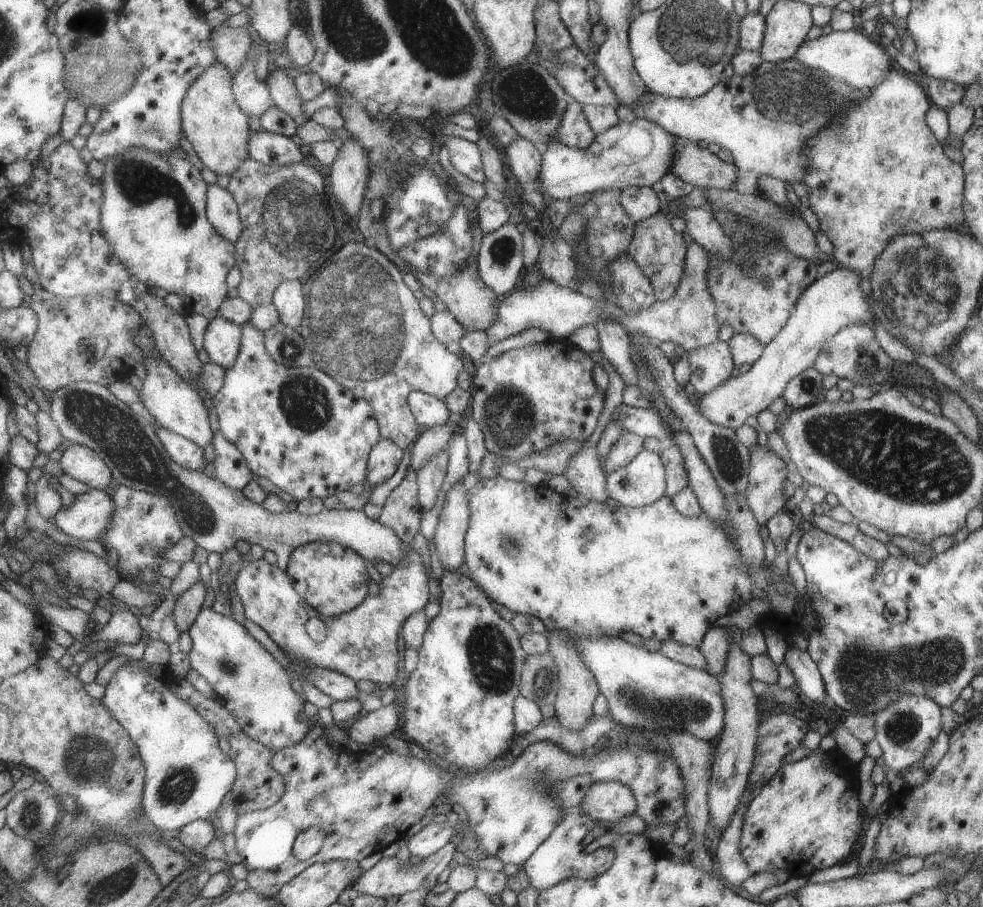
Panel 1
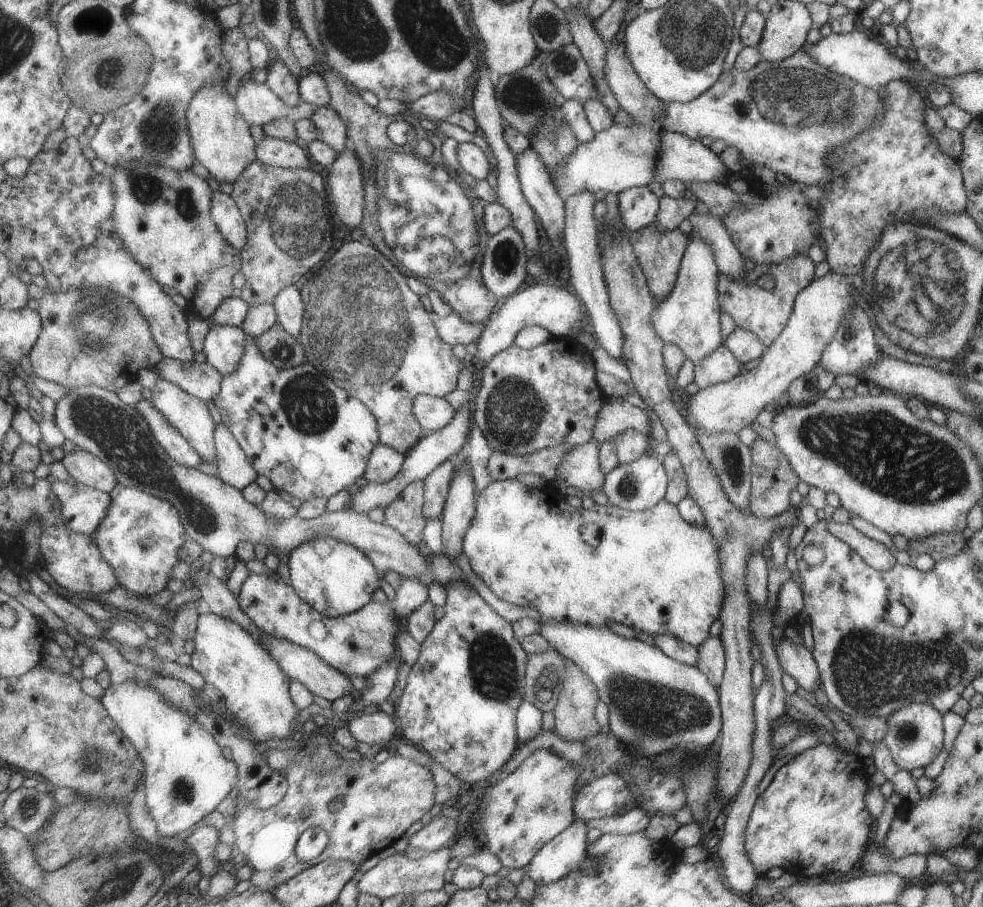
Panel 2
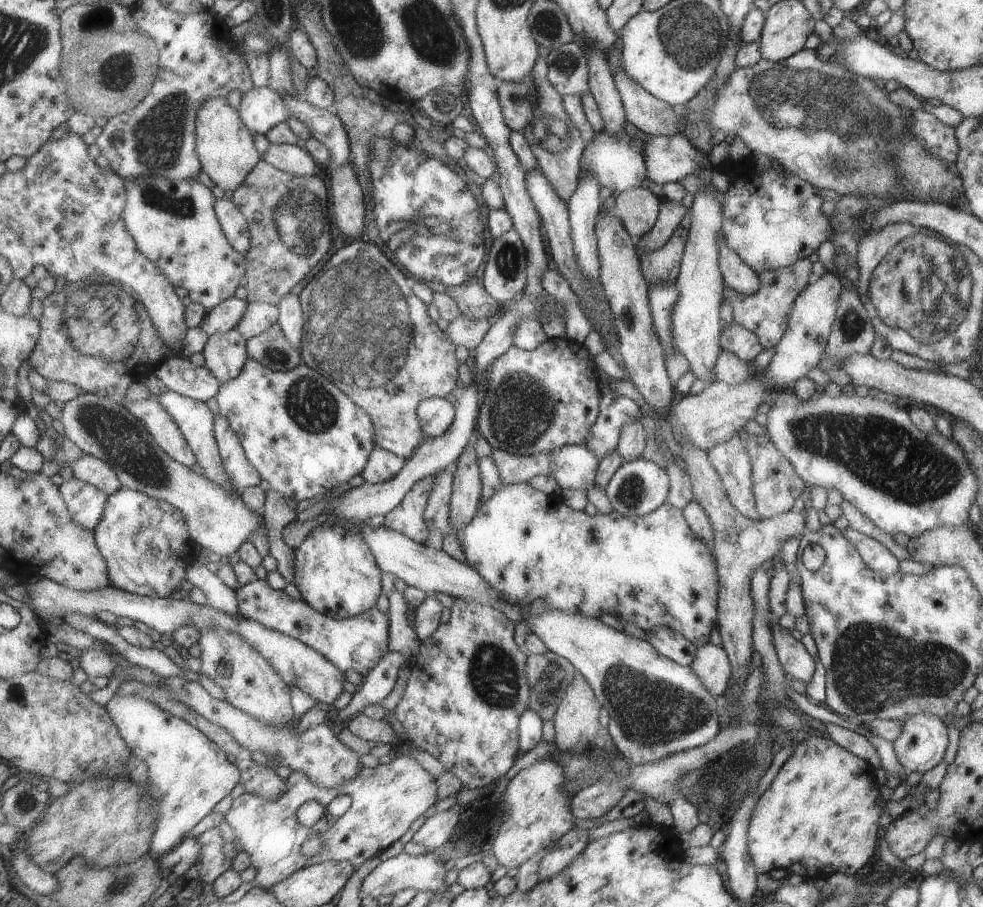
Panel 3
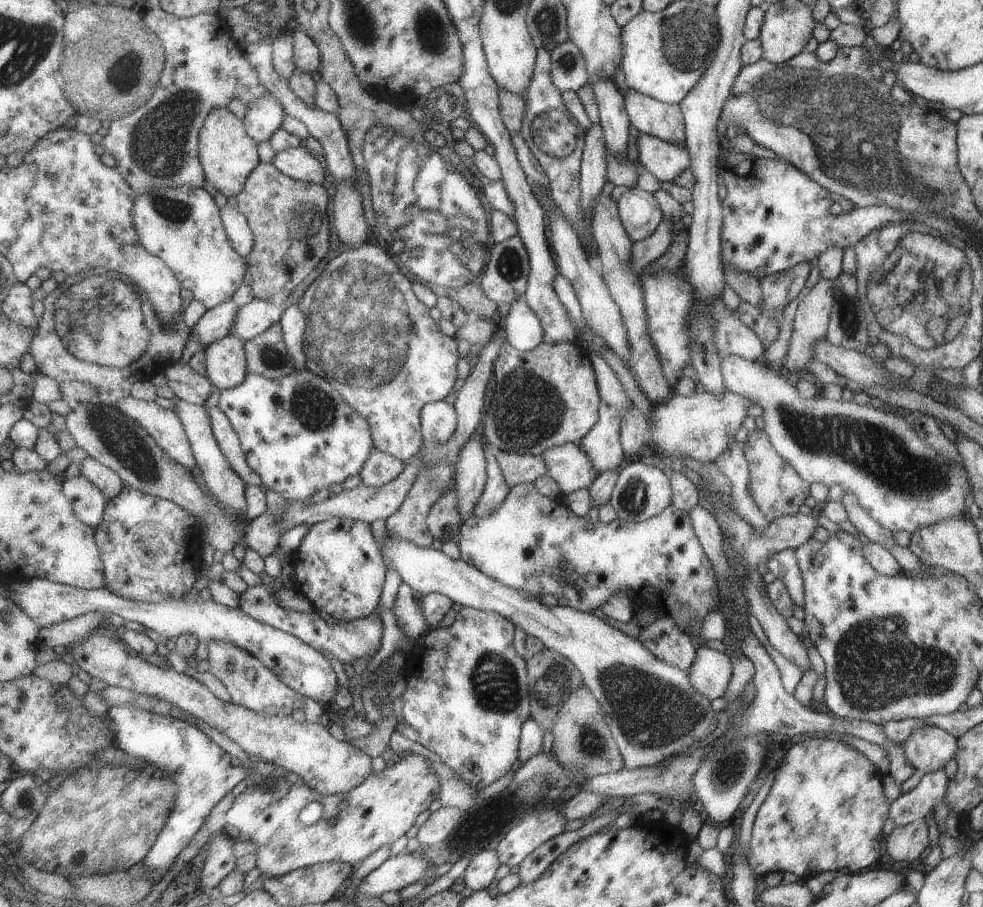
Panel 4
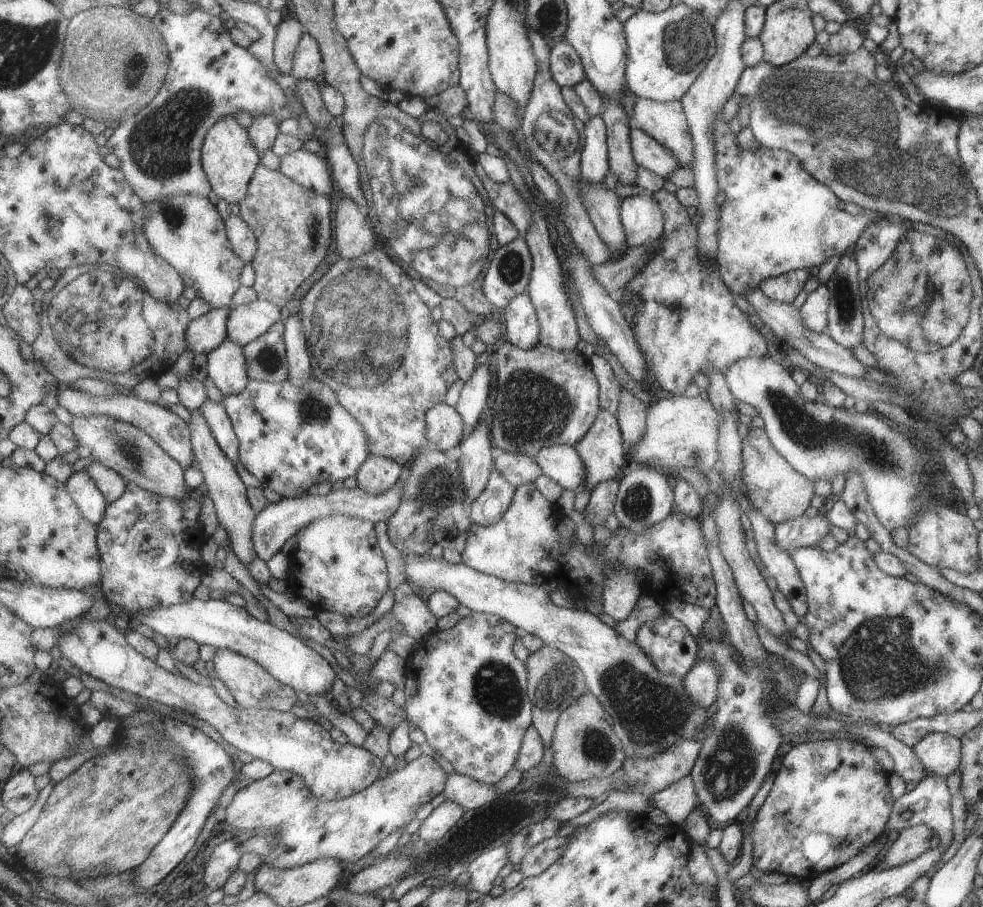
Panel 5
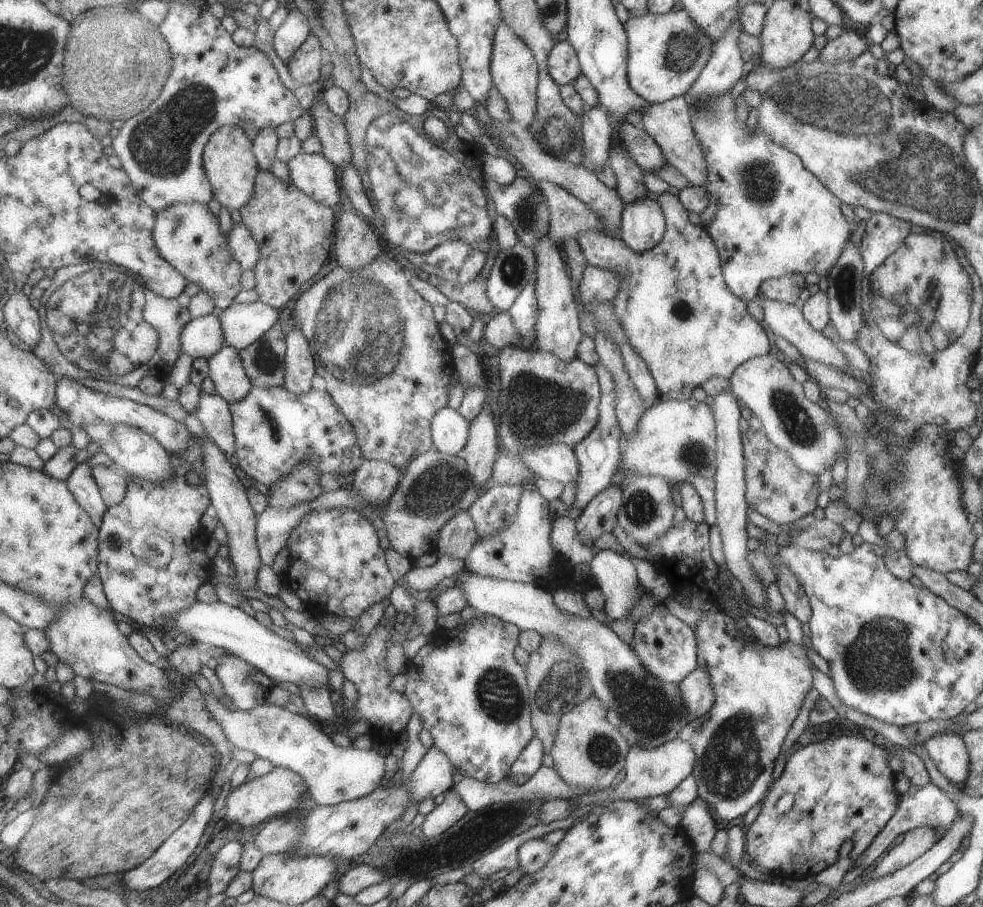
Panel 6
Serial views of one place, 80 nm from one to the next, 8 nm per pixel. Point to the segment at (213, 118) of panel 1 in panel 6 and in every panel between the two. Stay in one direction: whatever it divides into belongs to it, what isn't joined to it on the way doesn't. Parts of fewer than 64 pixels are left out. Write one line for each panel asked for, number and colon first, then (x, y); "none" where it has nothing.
2: (222, 138)
3: (226, 147)
4: (229, 155)
5: (229, 157)
6: (231, 166)

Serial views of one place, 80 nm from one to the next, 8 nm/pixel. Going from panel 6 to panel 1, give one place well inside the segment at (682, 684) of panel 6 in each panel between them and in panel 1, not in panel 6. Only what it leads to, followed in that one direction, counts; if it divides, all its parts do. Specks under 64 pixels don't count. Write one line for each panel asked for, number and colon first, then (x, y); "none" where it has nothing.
1: (714, 646)
2: (711, 660)
3: (710, 665)
4: (710, 671)
5: (700, 683)

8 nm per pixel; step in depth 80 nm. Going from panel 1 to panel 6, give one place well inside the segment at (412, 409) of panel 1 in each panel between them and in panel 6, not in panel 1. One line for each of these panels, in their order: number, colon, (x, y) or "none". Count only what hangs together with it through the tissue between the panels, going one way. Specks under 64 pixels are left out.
2: (432, 413)
3: (435, 415)
4: (438, 421)
5: (444, 429)
6: (449, 431)

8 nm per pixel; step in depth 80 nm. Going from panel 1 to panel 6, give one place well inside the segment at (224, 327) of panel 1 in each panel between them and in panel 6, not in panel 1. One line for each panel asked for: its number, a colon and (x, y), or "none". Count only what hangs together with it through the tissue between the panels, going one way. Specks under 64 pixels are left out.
2: (224, 348)
3: (226, 354)
4: (227, 362)
5: (227, 365)
6: (226, 368)

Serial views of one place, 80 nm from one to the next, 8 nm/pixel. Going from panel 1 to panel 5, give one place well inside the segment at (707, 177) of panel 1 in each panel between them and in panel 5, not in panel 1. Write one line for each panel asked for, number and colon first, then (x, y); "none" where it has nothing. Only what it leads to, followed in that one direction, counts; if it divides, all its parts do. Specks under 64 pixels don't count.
2: (679, 158)
3: (667, 159)
4: (662, 159)
5: (646, 151)

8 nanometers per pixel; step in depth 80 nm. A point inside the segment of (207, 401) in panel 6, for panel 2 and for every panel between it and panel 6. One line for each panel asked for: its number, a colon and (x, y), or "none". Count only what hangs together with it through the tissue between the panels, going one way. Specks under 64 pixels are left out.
2: (234, 466)
3: (243, 473)
4: (224, 430)
5: (221, 423)

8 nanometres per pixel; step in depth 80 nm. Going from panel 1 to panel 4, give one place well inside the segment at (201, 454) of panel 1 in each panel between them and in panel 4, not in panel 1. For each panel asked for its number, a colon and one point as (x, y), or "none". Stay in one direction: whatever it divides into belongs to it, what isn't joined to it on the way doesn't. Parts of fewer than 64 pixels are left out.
2: (180, 449)
3: (167, 432)
4: (166, 426)

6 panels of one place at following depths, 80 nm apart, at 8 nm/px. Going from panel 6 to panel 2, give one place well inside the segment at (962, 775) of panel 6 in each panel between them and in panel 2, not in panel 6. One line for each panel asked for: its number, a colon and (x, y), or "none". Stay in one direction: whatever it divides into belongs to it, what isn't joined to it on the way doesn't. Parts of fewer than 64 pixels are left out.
2: (914, 735)
3: (922, 742)
4: (928, 749)
5: (939, 753)

